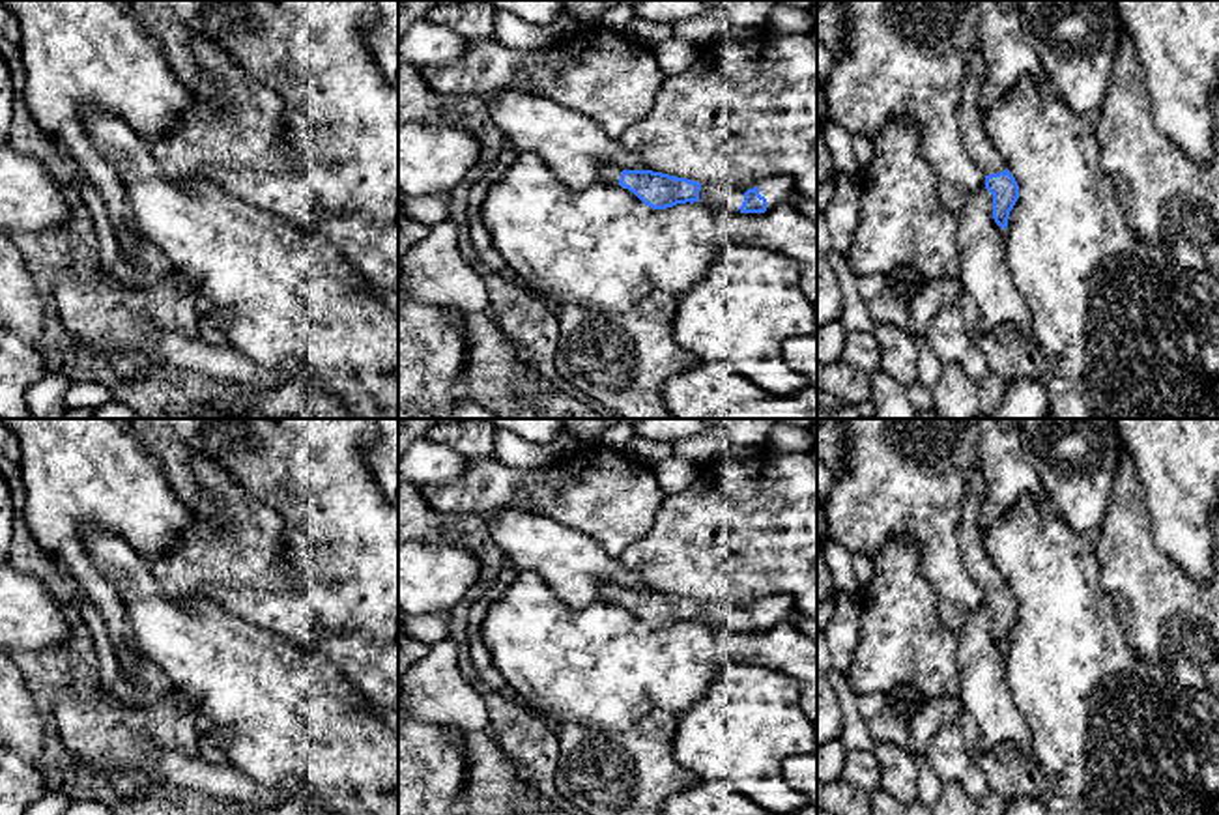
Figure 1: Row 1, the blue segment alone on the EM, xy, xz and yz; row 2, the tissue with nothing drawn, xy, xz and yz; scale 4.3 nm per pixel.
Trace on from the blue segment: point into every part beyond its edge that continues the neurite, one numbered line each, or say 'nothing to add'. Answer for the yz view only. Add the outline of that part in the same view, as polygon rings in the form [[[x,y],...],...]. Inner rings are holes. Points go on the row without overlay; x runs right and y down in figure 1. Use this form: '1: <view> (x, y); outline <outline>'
1: yz (980, 567); outline [[[974,469],[967,482],[961,522],[959,522],[959,544],[961,557],[972,581],[983,594],[998,593],[1006,589],[1004,578],[998,574],[993,559],[983,546],[983,527],[980,523],[980,510],[985,501],[985,480],[980,469]]]

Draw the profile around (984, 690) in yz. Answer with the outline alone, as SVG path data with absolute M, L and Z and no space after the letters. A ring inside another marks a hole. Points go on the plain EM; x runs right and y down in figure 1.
M985 606L970 613L957 634L957 664L959 697L980 727L980 748L1010 746L1023 757L1034 757L1030 729L1006 682L1006 649L993 637L993 613Z

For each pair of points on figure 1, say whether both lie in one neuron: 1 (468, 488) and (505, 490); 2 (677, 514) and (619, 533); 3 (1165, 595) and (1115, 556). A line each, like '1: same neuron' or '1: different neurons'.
1: same neuron
2: different neurons
3: same neuron

